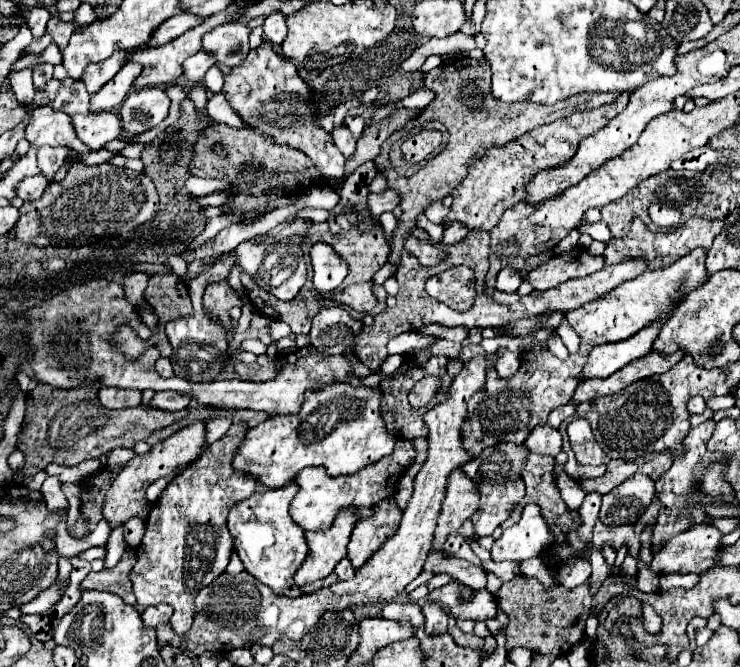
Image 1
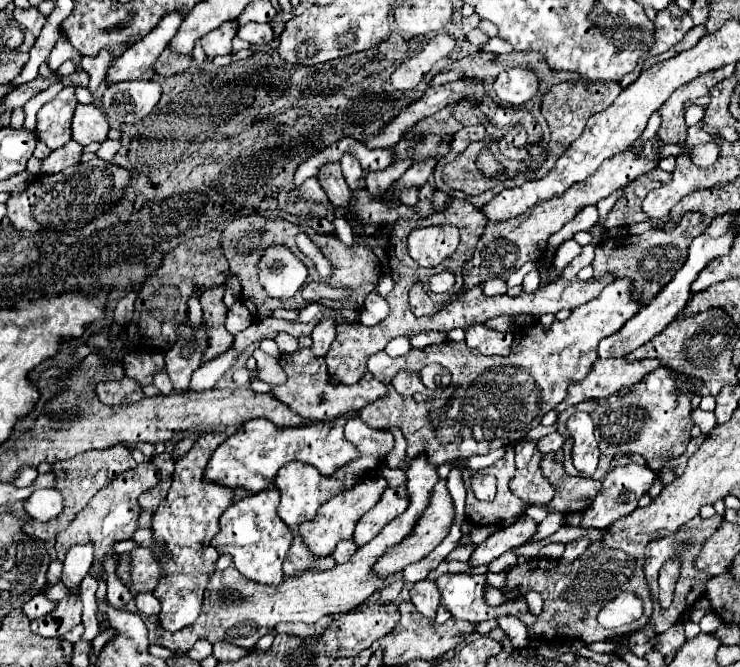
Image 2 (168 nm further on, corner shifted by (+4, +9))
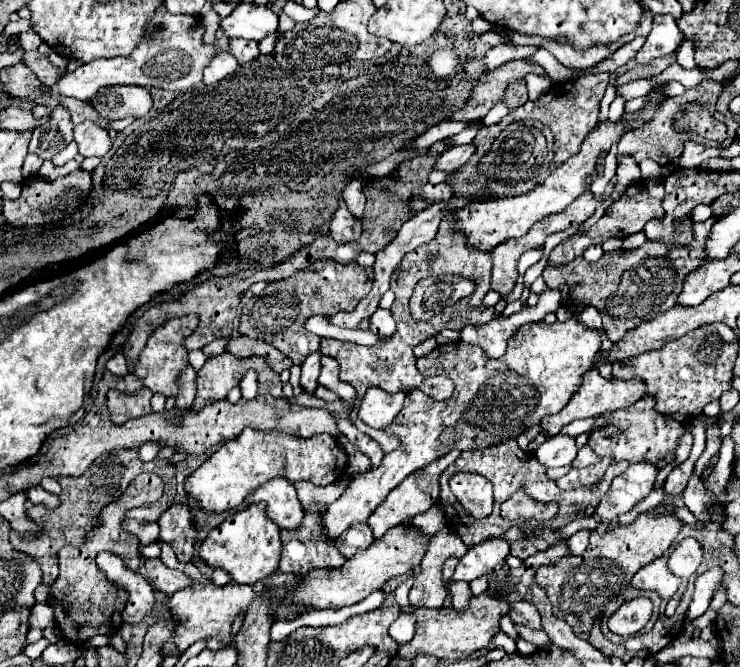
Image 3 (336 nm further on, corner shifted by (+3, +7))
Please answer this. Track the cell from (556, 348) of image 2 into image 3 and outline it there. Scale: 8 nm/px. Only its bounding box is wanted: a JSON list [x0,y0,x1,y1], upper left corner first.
[321,317,601,539]

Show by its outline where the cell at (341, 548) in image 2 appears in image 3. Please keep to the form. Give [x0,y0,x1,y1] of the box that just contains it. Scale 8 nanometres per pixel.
[335,523,373,559]

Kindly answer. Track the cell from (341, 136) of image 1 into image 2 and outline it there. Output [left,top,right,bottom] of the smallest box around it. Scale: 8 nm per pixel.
[340,155,366,193]

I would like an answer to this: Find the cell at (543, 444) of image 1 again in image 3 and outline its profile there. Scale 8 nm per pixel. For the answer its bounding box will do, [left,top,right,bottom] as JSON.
[535,435,577,467]

